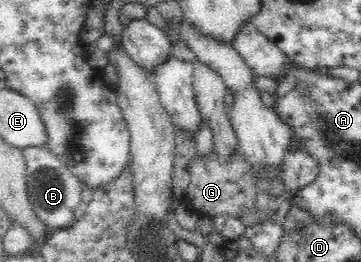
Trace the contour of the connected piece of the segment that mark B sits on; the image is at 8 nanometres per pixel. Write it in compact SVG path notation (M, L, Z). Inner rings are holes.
M30 146L21 149L24 157L29 204L38 219L50 230L67 228L76 219L74 211L81 202L82 184L77 176L45 147Z

